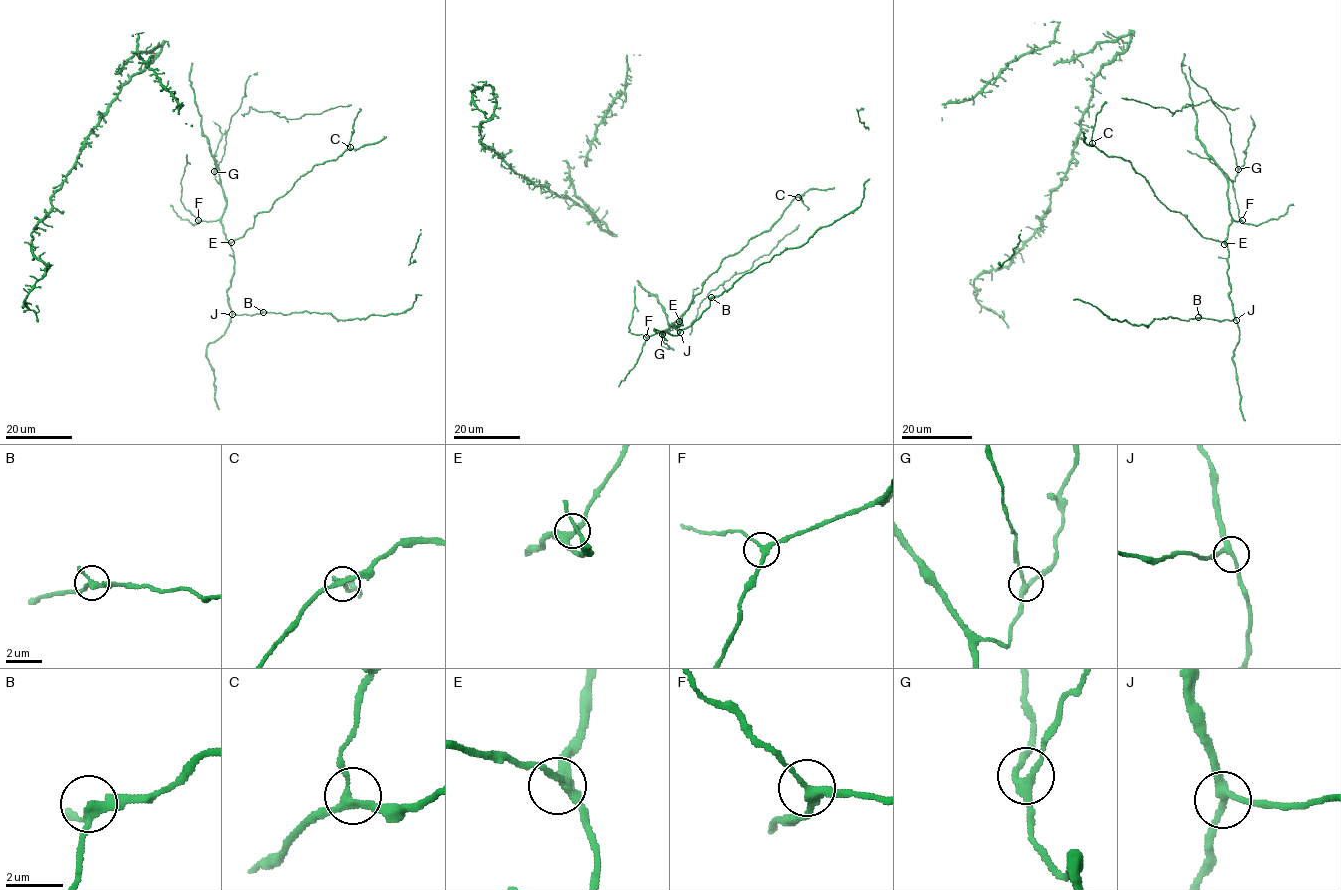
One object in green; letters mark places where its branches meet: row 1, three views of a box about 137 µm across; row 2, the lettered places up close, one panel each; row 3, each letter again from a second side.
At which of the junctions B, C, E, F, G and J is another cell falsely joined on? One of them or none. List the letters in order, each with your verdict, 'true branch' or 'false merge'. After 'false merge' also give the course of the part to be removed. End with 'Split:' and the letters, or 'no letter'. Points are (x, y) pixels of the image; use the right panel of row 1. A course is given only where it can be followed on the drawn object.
B: true branch
C: true branch
E: true branch
F: true branch
G: true branch
J: true branch
Split: no letter

